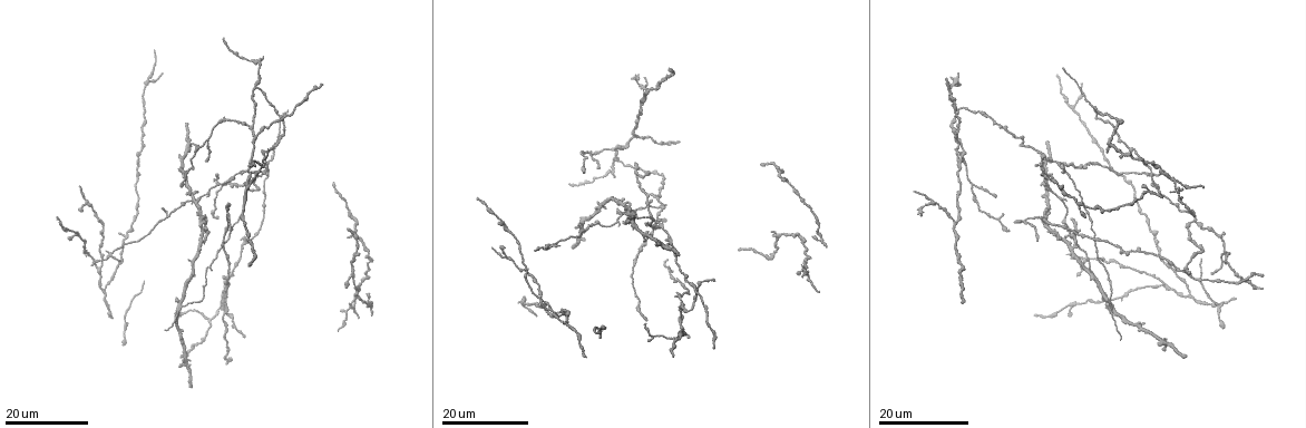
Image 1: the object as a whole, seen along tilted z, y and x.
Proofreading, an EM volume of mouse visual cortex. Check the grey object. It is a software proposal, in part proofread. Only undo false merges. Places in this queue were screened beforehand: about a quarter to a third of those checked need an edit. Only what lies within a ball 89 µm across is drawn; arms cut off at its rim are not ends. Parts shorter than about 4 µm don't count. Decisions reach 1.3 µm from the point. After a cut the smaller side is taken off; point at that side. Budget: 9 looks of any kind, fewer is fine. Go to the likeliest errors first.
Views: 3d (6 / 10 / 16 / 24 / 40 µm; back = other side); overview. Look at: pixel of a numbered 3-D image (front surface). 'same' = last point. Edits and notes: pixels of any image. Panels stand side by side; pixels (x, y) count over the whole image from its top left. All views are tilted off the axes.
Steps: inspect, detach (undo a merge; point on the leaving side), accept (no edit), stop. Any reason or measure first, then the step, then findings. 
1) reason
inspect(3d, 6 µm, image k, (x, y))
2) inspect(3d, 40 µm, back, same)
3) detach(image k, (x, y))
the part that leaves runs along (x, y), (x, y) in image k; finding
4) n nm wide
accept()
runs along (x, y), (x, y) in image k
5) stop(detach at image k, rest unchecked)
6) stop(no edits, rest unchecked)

arms part here
inspect(3d, 16 µm, image 1, (1173, 182))

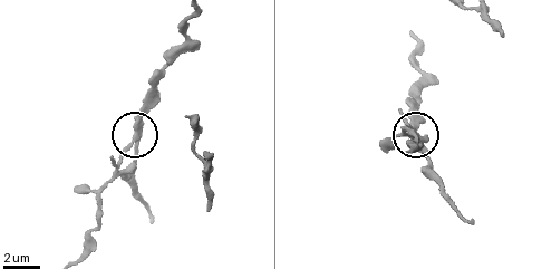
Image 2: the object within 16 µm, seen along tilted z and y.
inspect(3d, 6 µm, image 2, (134, 137))

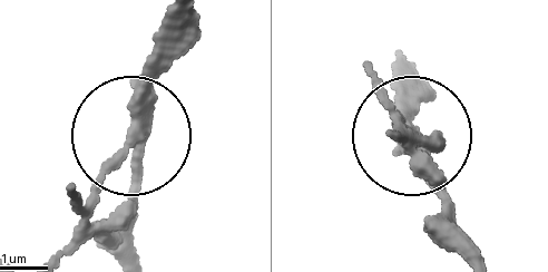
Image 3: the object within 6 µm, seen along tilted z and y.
accept()
one neuron here

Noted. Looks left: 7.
three-way junction
inspect(3d, 16 µm, image 1, (1072, 108))

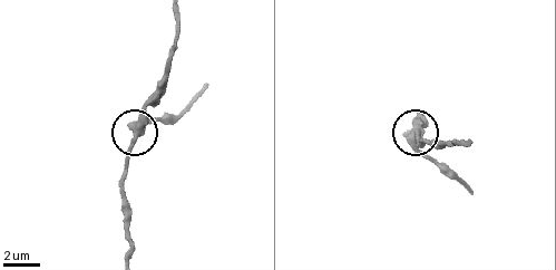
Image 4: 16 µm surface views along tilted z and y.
inspect(3d, 10 µm, image 4, (136, 124))

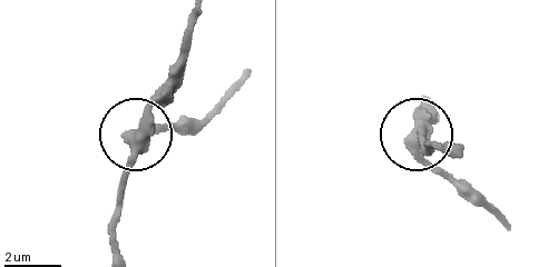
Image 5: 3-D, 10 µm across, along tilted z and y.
accept()
runs along (116, 248), (115, 206), (134, 136), (178, 124) in image 5; all the same neuron

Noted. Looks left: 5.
four or more arms meet
inspect(3d, 24 µm, image 1, (234, 325))

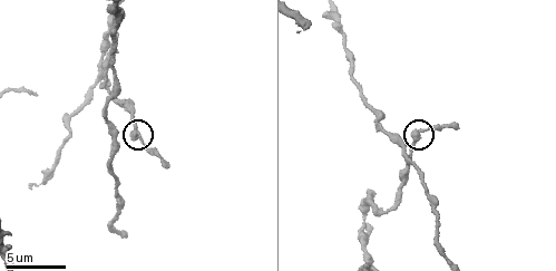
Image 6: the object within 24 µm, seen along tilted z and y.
inspect(3d, 6 µm, image 6, (413, 141))

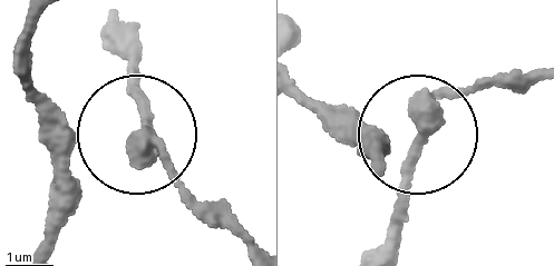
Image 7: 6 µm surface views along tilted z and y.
accept()
runs along (304, 92), (420, 126), (476, 89), (535, 74) in image 7; all the same neuron

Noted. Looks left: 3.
branch point
inspect(3d, 16 µm, image 1, (1195, 220))

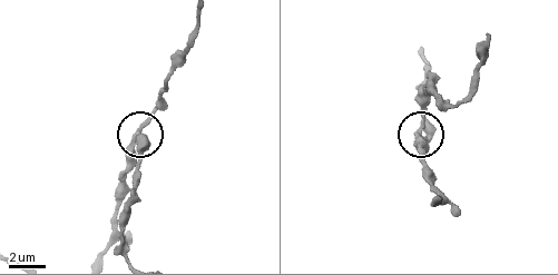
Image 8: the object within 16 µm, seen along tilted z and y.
inspect(3d, 6 µm, same)

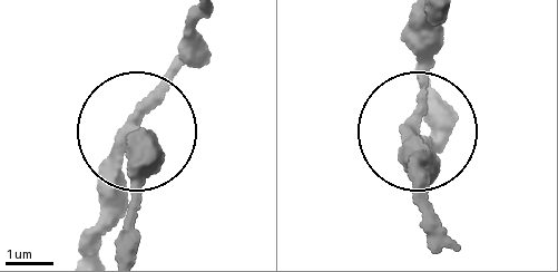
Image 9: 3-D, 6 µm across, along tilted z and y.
260 nm wide
accept()
all the same neuron

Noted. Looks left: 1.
stop(no edits, rest unchecked)

